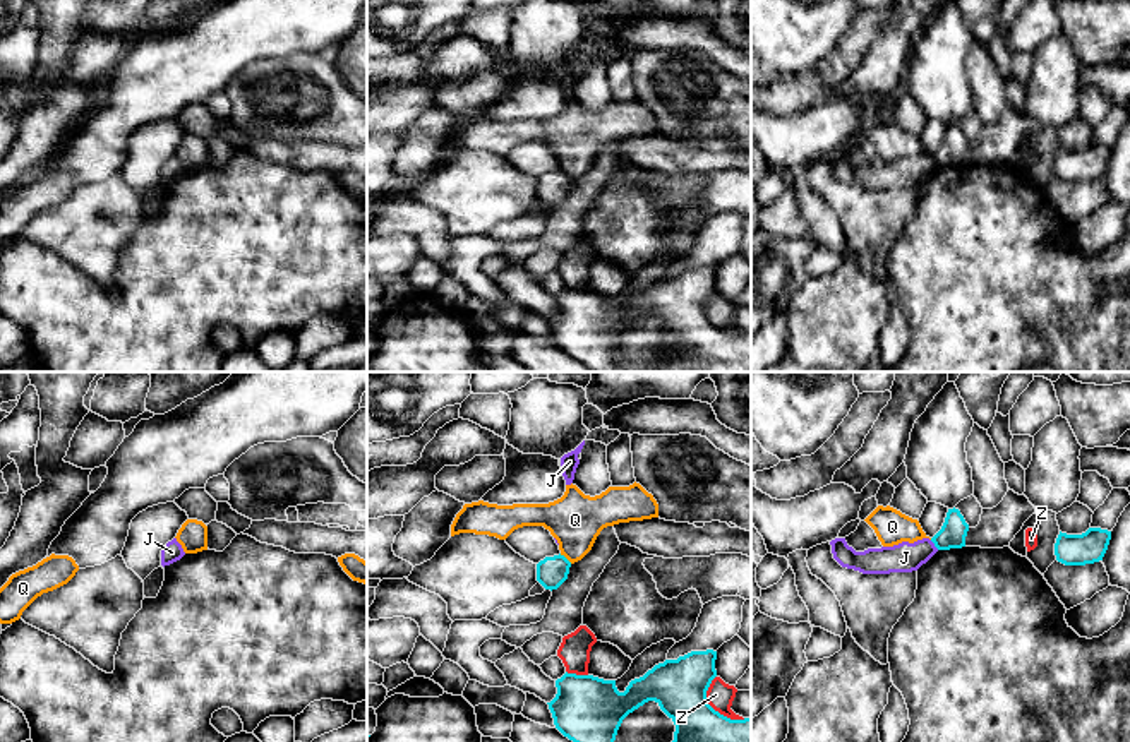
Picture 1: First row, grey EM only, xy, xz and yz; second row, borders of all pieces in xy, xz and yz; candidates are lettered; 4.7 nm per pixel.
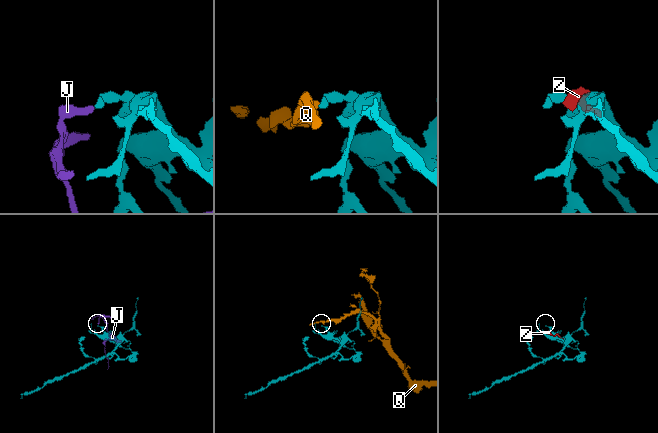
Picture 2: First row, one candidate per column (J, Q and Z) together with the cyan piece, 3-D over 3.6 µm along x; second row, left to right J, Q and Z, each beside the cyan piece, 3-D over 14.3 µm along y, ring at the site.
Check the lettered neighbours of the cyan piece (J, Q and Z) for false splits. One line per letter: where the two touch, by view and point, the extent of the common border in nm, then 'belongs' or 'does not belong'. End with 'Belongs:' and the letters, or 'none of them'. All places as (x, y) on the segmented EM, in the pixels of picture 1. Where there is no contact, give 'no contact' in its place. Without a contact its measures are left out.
J: contact yz (935, 545); length 60 nm; does not belong
Q: contact xz (564, 557); length 80 nm; does not belong
Z: contact xz (712, 708); length 260 nm; does not belong
Belongs: none of them

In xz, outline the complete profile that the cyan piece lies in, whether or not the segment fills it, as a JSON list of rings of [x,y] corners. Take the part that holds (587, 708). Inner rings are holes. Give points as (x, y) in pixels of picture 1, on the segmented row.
[[[713,649],[665,660],[631,680],[624,692],[617,691],[616,680],[566,672],[556,680],[557,694],[547,704],[556,728],[573,742],[614,742],[622,720],[648,701],[655,701],[674,721],[672,742],[751,742],[751,718],[730,720],[708,704],[706,691],[717,677],[715,660]]]

